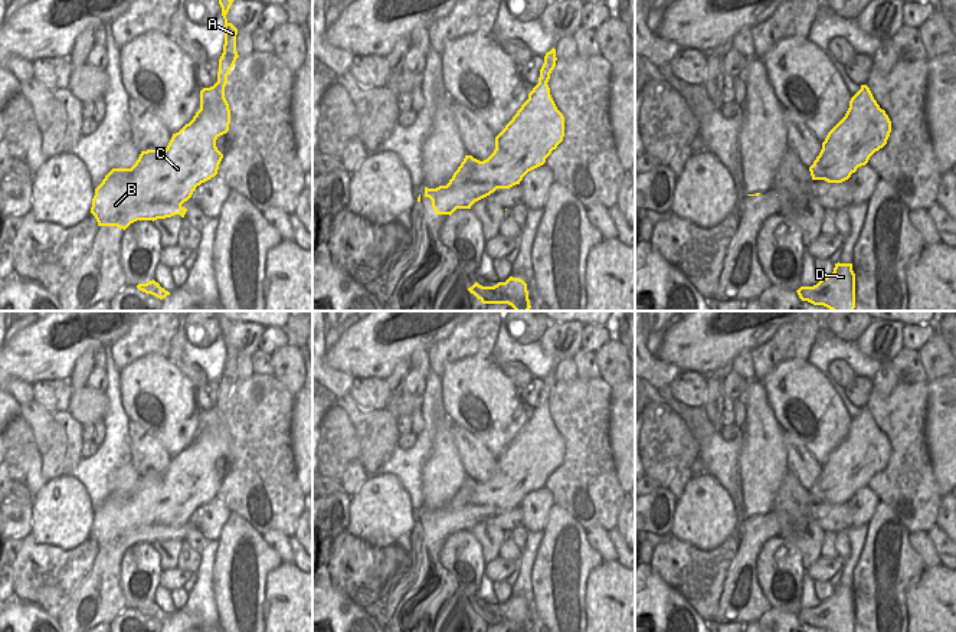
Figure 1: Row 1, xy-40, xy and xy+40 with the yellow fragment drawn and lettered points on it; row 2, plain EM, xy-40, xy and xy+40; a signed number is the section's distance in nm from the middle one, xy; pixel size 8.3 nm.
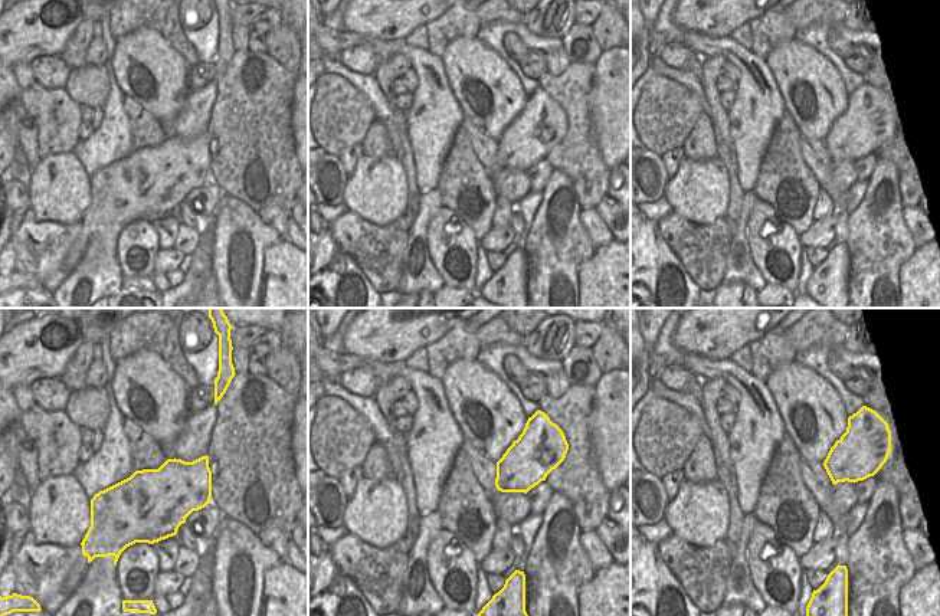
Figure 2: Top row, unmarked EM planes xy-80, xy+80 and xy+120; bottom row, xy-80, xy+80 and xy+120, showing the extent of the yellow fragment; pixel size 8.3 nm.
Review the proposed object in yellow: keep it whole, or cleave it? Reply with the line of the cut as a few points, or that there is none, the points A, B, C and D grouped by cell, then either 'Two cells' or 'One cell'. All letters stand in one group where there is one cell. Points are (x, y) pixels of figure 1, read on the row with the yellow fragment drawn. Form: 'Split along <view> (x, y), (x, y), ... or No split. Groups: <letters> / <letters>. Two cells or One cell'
No split. Groups: A B C D. One cell.

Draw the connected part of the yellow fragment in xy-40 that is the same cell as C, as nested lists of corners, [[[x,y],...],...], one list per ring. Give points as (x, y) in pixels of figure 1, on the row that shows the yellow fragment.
[[[219,0],[225,19],[225,45],[219,59],[217,82],[200,91],[200,109],[193,119],[179,132],[173,134],[168,145],[163,151],[141,151],[131,168],[112,168],[102,183],[95,189],[91,213],[98,226],[117,226],[127,229],[137,220],[157,220],[180,215],[184,217],[187,209],[181,204],[187,202],[197,186],[217,174],[223,154],[216,147],[216,140],[229,131],[230,109],[225,98],[227,75],[239,58],[236,52],[238,29],[227,22],[226,14],[233,0]]]

